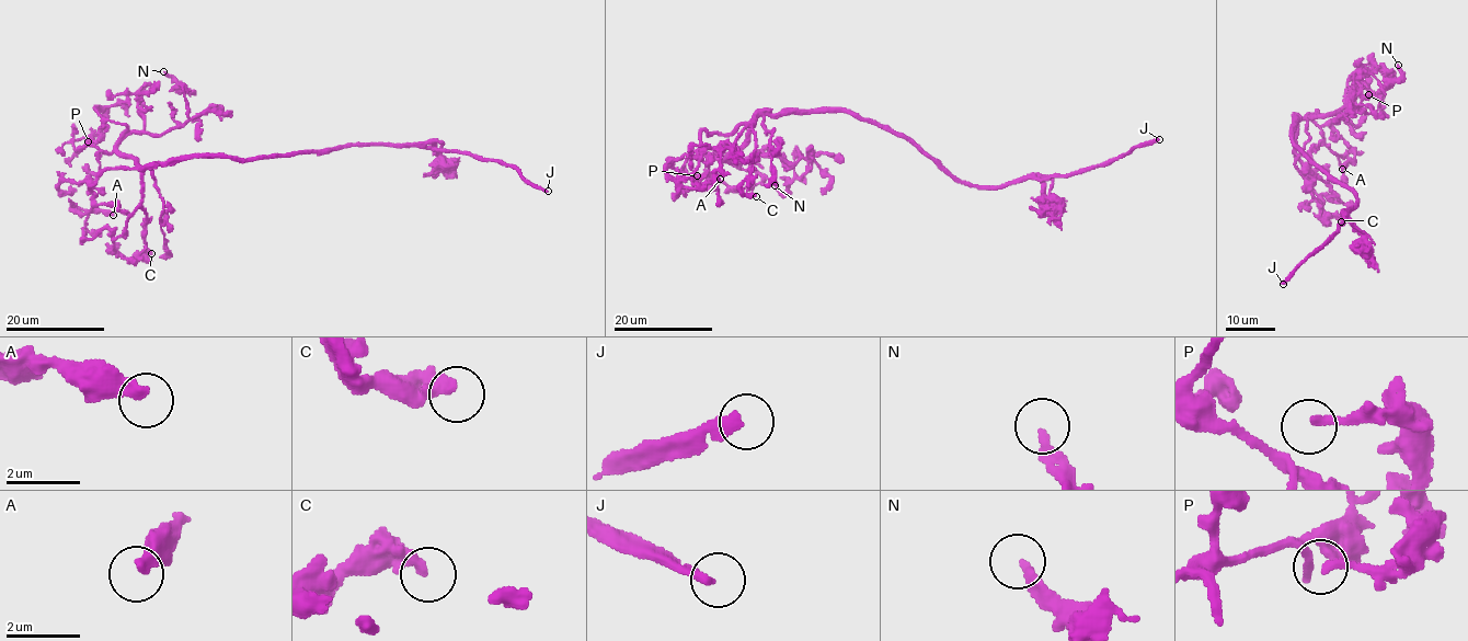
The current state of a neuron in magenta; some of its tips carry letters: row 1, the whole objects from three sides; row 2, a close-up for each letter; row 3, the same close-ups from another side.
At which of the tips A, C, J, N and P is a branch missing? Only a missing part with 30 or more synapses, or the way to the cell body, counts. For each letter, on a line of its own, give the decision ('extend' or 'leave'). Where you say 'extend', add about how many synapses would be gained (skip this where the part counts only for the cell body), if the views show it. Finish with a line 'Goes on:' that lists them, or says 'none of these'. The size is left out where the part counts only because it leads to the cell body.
A: leave
C: leave
J: extend
N: leave
P: leave
Goes on: J

